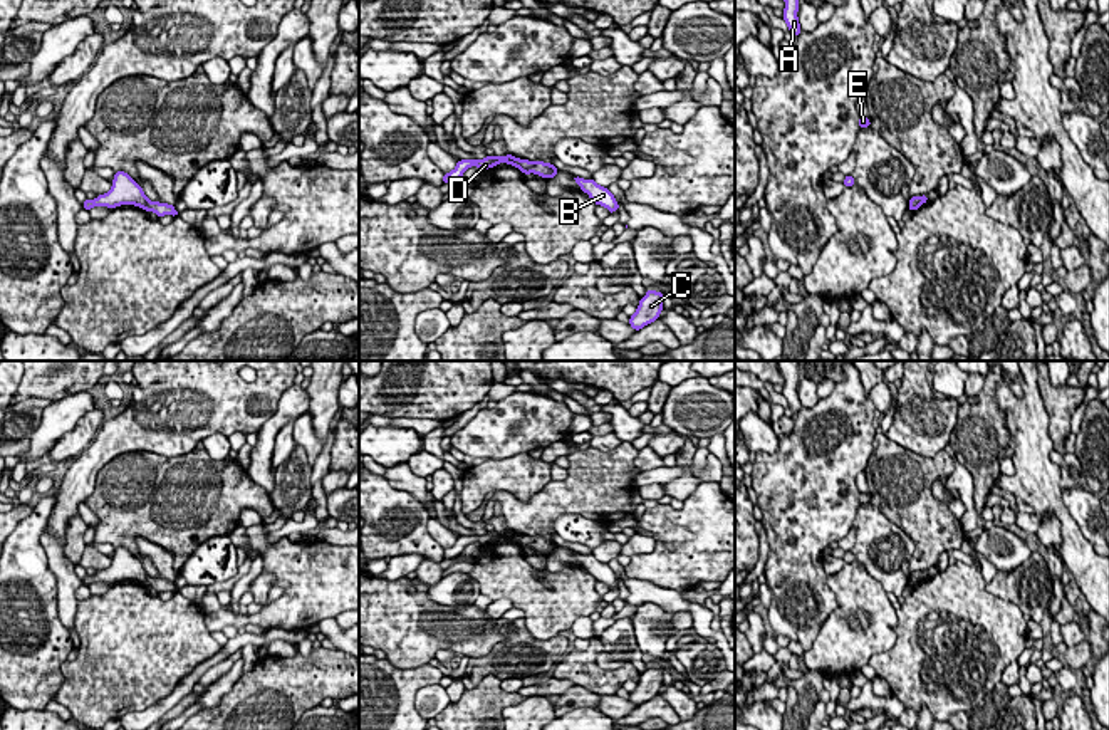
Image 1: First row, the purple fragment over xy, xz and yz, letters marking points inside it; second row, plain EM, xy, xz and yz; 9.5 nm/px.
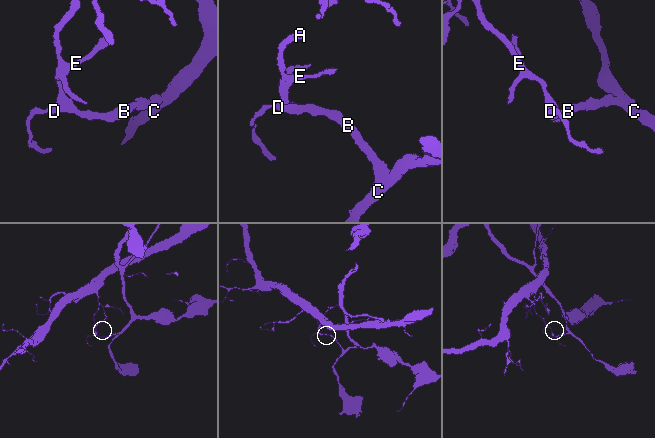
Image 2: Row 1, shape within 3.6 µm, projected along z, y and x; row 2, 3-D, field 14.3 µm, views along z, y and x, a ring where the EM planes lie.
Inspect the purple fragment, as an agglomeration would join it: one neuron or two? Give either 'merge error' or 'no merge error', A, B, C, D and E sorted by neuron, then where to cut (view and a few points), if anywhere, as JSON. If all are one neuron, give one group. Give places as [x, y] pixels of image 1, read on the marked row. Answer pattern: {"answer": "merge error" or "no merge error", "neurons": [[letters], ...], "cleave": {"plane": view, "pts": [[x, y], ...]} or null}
{"answer": "merge error", "neurons": [["A", "D", "E"], ["B", "C"]], "cleave": {"plane": "xz", "pts": [[520, 160], [527, 173]]}}

